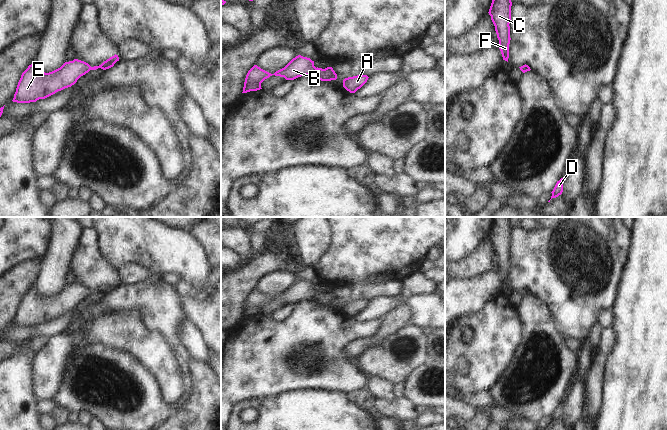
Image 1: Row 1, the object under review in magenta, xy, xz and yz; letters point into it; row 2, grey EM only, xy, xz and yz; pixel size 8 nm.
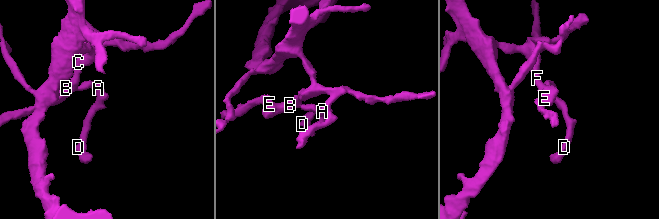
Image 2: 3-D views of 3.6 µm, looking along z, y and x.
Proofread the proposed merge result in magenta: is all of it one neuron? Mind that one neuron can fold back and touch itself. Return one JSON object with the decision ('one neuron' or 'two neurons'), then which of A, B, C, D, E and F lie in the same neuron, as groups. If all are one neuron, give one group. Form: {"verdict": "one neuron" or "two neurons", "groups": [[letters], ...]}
{"verdict": "one neuron", "groups": [["A", "B", "C", "D", "E", "F"]]}

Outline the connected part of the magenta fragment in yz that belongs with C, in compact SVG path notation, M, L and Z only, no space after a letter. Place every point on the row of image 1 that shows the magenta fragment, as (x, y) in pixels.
M492 0L489 15L495 26L499 49L503 60L508 62L510 44L511 0Z

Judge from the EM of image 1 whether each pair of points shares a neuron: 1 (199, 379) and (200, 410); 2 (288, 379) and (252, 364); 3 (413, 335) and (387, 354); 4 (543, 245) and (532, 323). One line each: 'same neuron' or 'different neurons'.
1: same neuron
2: same neuron
3: same neuron
4: different neurons

